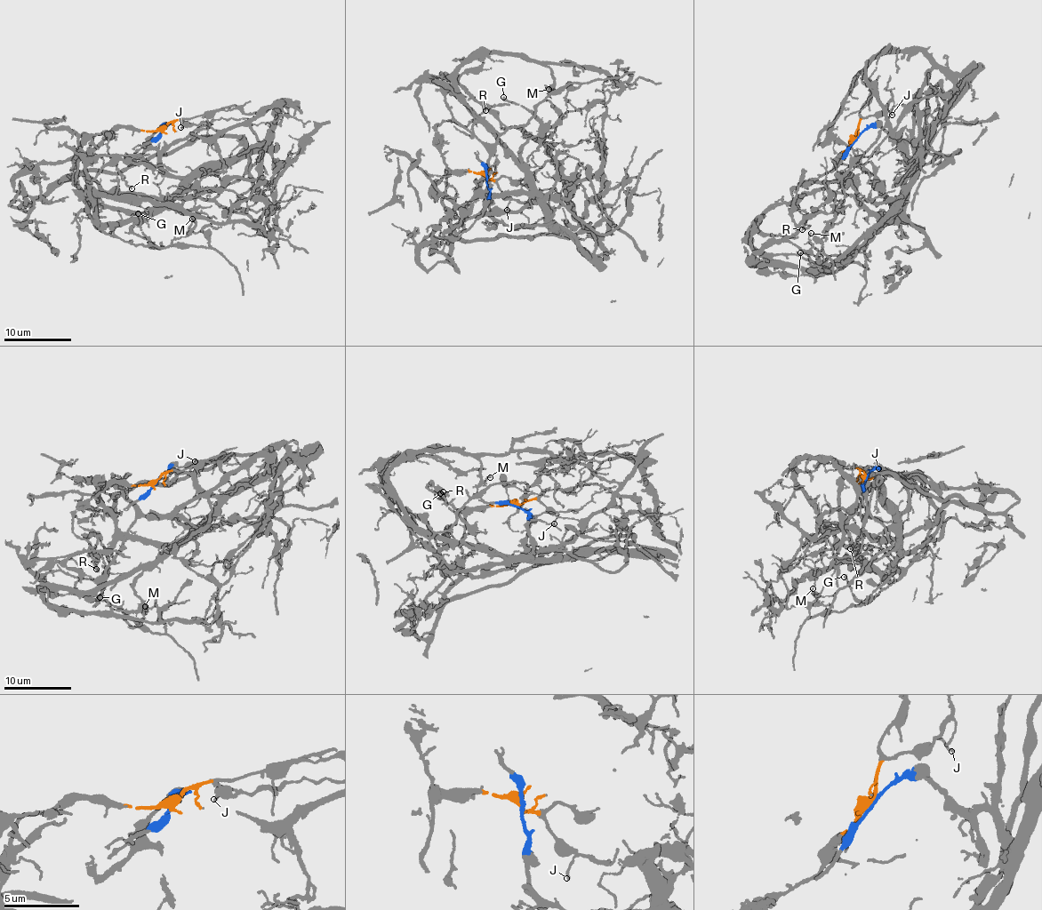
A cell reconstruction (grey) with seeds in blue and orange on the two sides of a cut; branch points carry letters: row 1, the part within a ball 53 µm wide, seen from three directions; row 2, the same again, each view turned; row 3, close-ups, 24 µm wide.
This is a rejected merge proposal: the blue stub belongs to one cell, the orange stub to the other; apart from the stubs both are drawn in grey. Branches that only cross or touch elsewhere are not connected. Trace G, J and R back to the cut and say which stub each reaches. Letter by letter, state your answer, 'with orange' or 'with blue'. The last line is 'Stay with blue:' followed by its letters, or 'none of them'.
G: with blue
J: with orange
R: with orange
Stay with blue: G

